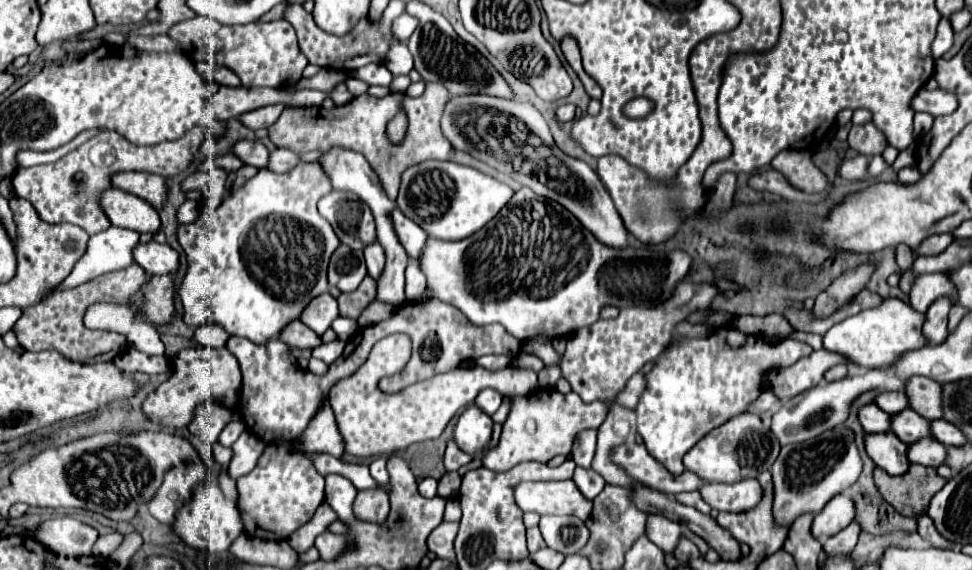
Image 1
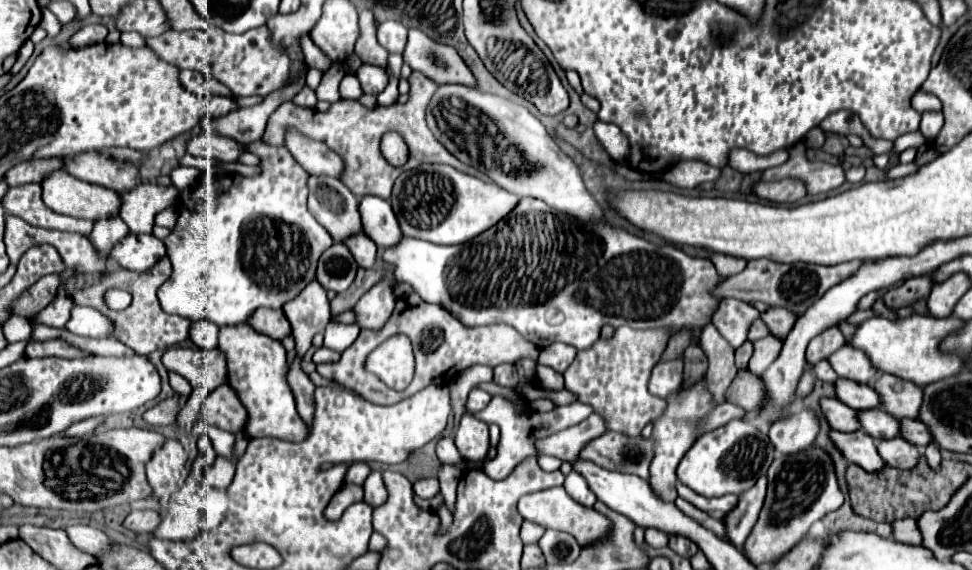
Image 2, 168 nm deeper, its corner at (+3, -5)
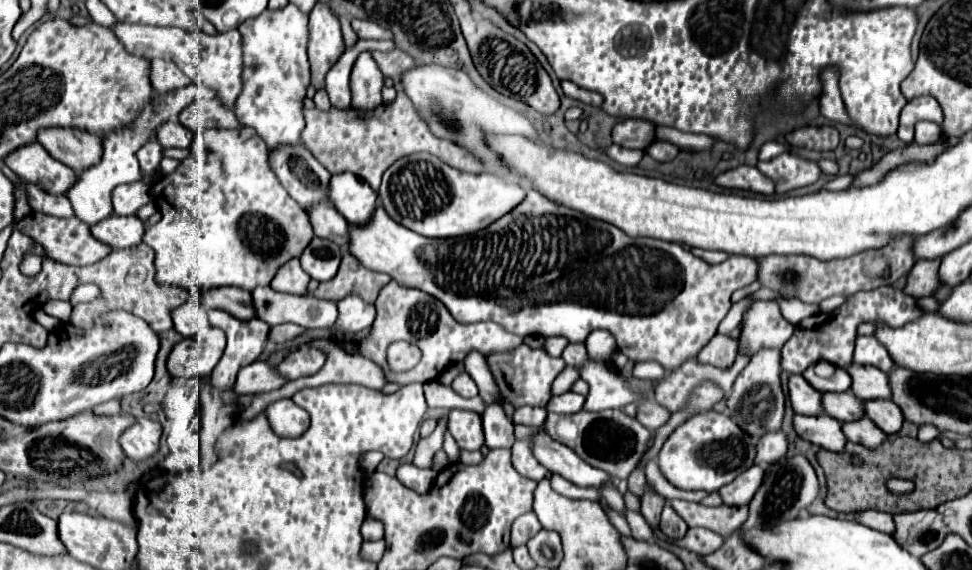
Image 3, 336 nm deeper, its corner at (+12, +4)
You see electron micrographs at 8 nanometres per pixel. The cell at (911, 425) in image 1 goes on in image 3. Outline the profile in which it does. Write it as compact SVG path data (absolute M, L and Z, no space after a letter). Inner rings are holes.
M825 394L825 414L837 418L839 422L853 422L865 418L863 402L851 394Z

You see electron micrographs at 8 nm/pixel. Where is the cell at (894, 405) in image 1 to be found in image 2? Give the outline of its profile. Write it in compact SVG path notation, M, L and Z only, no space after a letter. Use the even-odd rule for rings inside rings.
M838 377L834 381L836 387L836 399L840 399L842 403L846 403L852 409L874 409L880 407L880 399L876 395L876 391L868 385L862 383L854 383L852 379L842 379Z

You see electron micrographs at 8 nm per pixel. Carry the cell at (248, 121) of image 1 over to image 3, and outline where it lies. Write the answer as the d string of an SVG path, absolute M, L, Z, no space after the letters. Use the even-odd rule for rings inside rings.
M219 98L213 100L197 100L193 106L187 106L181 114L179 120L185 128L197 130L199 126L209 130L209 128L239 128L243 126L239 118L235 116L233 108L223 106Z

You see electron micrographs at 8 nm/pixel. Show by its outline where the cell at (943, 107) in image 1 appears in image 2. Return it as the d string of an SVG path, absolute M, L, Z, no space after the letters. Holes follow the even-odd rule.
M922 113L920 133L922 133L928 141L934 141L936 135L938 135L938 131L942 129L942 123L944 123L942 113Z

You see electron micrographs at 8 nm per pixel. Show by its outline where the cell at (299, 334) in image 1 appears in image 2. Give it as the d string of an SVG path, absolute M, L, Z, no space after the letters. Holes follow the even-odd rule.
M258 309L254 315L250 315L250 325L258 331L264 333L272 339L282 339L290 333L290 323L284 315L284 311L274 311L274 309Z

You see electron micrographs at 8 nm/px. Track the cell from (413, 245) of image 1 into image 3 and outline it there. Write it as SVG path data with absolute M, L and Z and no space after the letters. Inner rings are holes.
M349 172L335 174L329 186L329 198L333 206L345 216L353 226L363 226L371 222L377 208L377 194L369 184Z

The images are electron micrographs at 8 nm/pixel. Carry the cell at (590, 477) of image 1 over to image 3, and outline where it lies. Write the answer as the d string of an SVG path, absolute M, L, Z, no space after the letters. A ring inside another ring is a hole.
M553 474L551 476L551 486L555 492L563 494L563 496L569 496L569 498L585 498L585 500L599 500L599 494L597 490L589 490L589 488L581 488L581 486L575 486L573 482L565 480L563 476L559 474Z

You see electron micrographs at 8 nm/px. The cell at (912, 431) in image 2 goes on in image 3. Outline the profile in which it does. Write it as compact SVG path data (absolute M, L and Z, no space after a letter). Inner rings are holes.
M893 400L865 402L865 414L889 436L897 434L905 422L901 408Z

